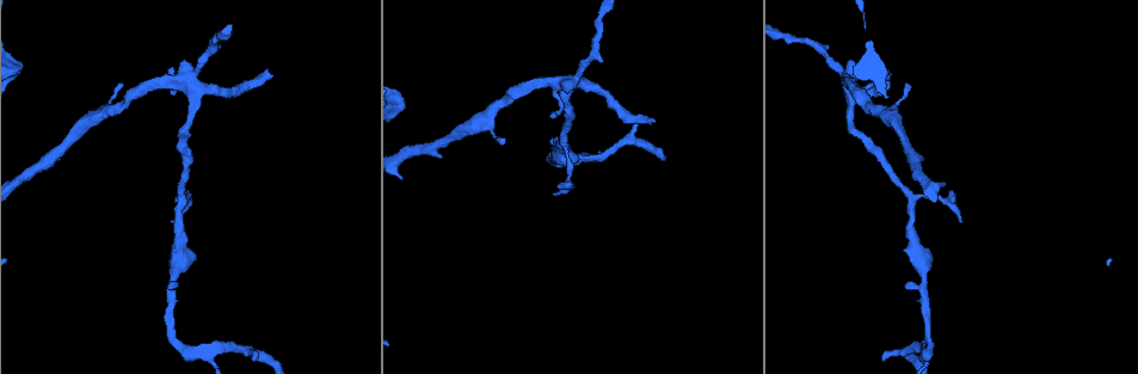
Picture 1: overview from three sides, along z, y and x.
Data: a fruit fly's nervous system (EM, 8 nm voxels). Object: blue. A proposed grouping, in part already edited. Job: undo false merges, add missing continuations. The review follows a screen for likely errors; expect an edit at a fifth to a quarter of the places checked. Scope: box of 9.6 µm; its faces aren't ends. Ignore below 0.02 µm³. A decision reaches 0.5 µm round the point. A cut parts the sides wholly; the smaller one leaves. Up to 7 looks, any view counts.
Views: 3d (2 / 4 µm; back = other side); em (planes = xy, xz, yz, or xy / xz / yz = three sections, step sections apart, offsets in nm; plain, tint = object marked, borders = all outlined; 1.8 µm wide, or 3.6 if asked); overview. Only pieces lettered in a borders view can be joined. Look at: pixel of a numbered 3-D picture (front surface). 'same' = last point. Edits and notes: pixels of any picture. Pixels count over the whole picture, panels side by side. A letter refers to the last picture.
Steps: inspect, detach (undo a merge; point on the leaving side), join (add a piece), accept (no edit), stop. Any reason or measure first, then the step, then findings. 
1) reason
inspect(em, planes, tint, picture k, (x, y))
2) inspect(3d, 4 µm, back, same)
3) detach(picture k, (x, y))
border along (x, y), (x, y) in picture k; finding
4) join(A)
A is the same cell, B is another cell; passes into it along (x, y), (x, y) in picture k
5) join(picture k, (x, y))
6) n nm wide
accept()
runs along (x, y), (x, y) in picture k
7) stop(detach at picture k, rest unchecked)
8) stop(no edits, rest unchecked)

an open end
inspect(em, planes, borders, picture 1, (169, 286))

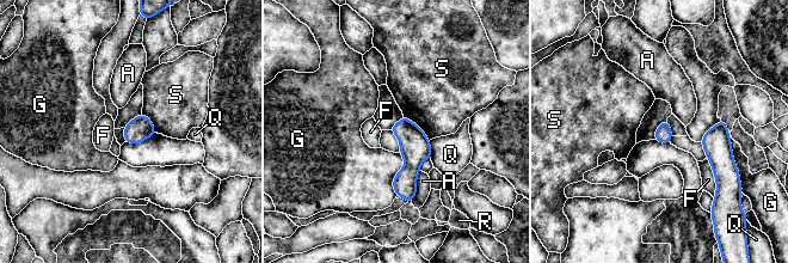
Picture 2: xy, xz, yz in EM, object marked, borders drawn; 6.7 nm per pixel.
110 nm wide
accept()
A, F, G, Q, R and S are other cells; border along (404, 116), (411, 120), (429, 140) in picture 2; no lettered piece goes on from it

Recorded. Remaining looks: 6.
free end
inspect(3d, 4 µm, picture 1, (653, 122))

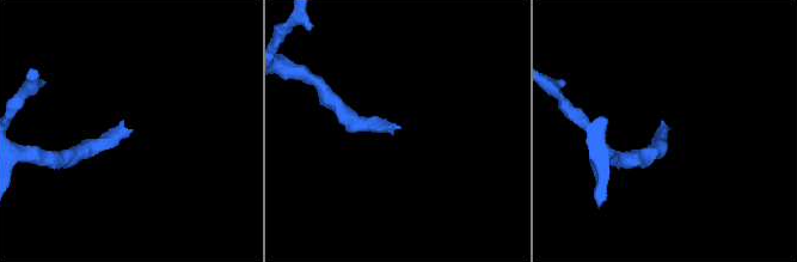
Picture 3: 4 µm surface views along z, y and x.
shape alone is not enough
inspect(em, 3.6 µm, planes, borders, picture 3, (397, 126))

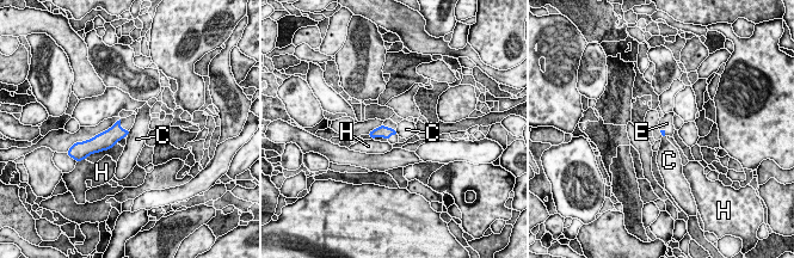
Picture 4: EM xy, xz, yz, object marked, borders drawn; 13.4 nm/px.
E touches over 200 nm
join(picture 4, (127, 123))
E is the same cell, C and H are other cells; it goes on there

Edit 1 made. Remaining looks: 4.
inspect(3d, 2 µm, picture 1, (568, 81))

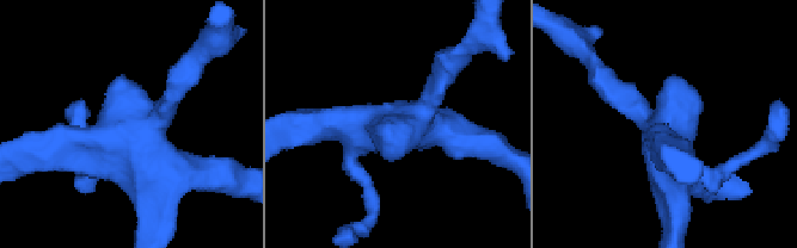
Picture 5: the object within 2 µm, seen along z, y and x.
inspect(em, yz, step 4, tint, picture 5, (402, 127))

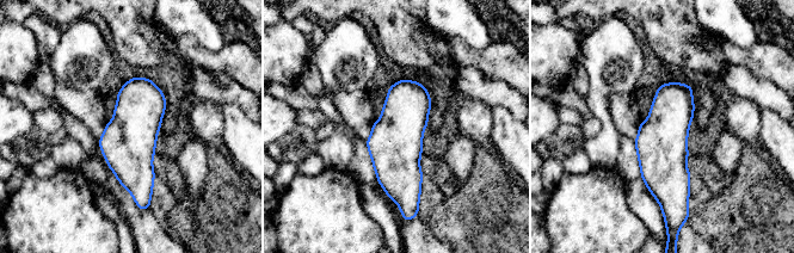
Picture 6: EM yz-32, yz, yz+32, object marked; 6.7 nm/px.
inspect(em, yz, step 4, borders, same)

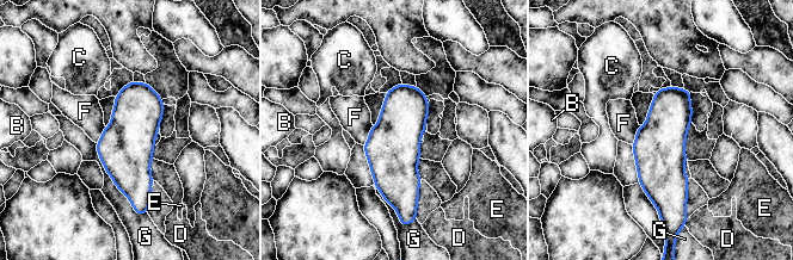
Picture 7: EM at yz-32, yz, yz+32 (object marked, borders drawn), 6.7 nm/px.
accept()
B, C, D, E, F and G are other cells; continuous, no second neuron

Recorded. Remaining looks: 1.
stop(join at picture 4, rest unchecked)

